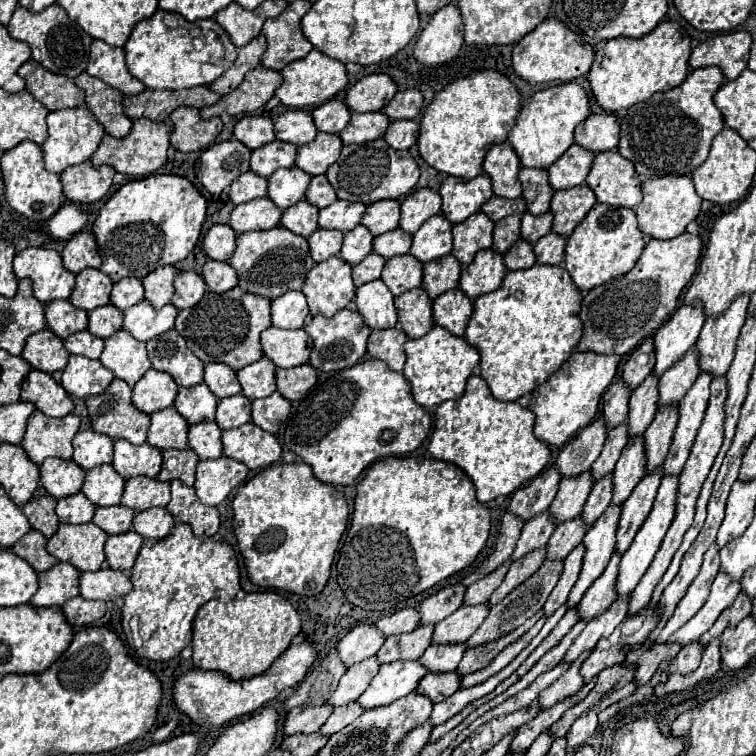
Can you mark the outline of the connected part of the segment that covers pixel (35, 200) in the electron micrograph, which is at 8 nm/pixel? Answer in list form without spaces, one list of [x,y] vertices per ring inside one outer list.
[[[21,142],[15,148],[7,150],[1,158],[3,180],[7,188],[7,202],[29,220],[49,220],[61,206],[63,184],[57,174],[45,170],[41,146],[35,142]]]

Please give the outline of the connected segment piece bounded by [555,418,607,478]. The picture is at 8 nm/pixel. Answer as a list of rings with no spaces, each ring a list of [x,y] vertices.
[[[595,420],[591,426],[583,428],[579,436],[575,436],[557,456],[555,468],[561,478],[575,478],[591,468],[591,464],[601,454],[601,448],[607,438],[607,428],[603,420]]]

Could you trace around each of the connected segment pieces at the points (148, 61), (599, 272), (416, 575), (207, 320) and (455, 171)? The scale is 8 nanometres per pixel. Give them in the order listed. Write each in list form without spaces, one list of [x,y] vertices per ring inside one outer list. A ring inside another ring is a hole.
[[[157,10],[153,18],[139,22],[125,44],[129,72],[151,90],[209,86],[235,64],[235,50],[237,48],[231,44],[229,34],[223,32],[215,20],[189,22],[183,16],[165,10]]]
[[[595,204],[585,220],[567,238],[565,268],[579,290],[591,290],[621,274],[627,274],[639,260],[645,248],[645,234],[637,226],[637,216],[631,208],[615,208]]]
[[[383,458],[375,462],[357,486],[351,528],[337,560],[337,582],[347,600],[363,610],[389,610],[403,600],[417,596],[451,574],[467,568],[485,548],[491,528],[489,508],[475,496],[467,474],[449,462],[435,458]]]
[[[241,288],[217,294],[207,292],[203,302],[195,308],[181,310],[175,320],[175,330],[187,340],[187,346],[203,362],[223,362],[239,370],[263,356],[259,334],[271,326],[271,300],[265,296],[247,294]]]
[[[481,70],[469,78],[455,80],[437,92],[425,108],[419,130],[419,154],[437,172],[457,178],[483,174],[483,160],[491,146],[507,140],[521,110],[521,96],[509,78],[497,70]]]

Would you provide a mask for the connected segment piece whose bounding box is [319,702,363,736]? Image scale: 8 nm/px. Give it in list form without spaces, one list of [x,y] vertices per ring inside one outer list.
[[[351,702],[347,706],[339,706],[331,712],[331,716],[327,718],[327,722],[323,724],[323,728],[319,730],[323,736],[331,736],[339,730],[343,730],[347,724],[351,724],[359,714],[363,712],[363,708],[357,702]]]

